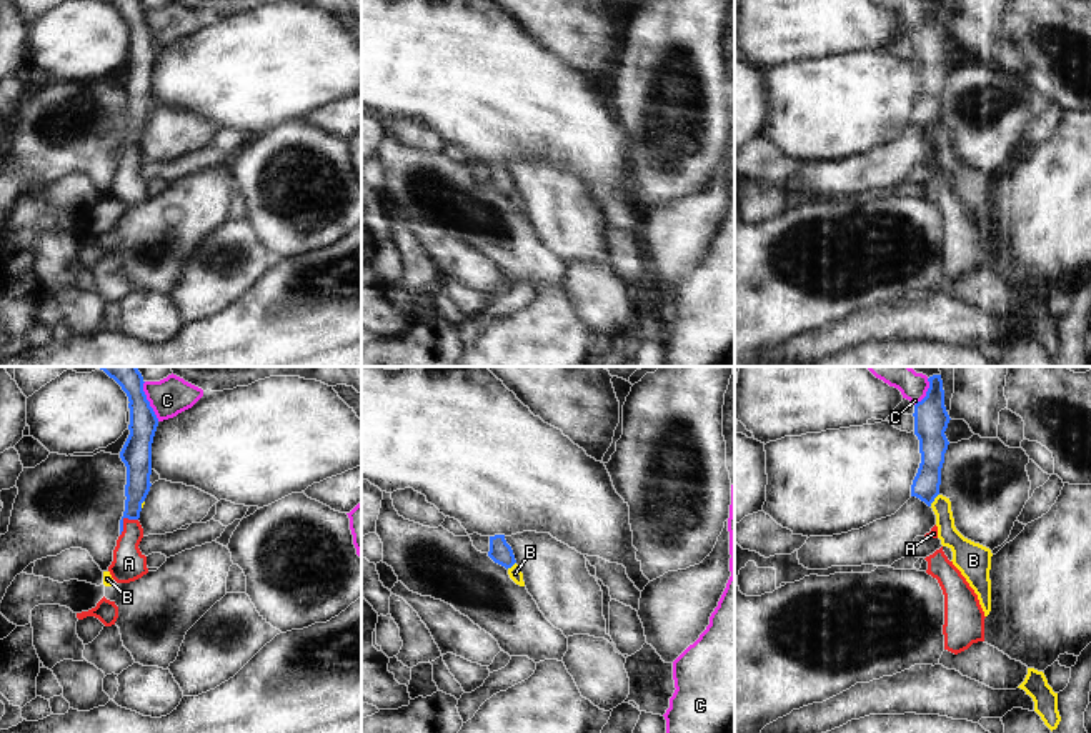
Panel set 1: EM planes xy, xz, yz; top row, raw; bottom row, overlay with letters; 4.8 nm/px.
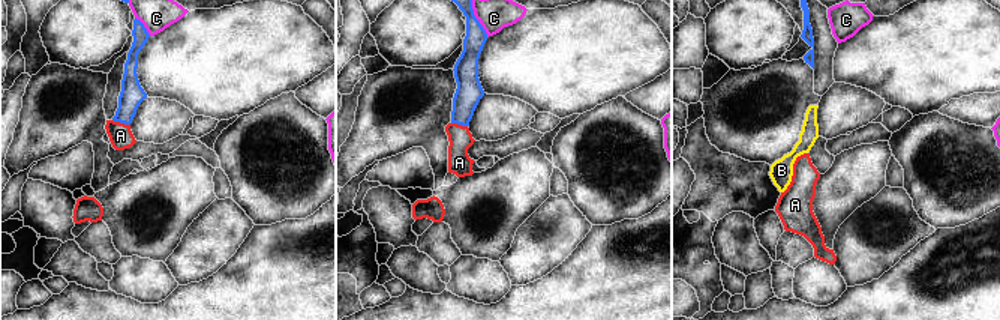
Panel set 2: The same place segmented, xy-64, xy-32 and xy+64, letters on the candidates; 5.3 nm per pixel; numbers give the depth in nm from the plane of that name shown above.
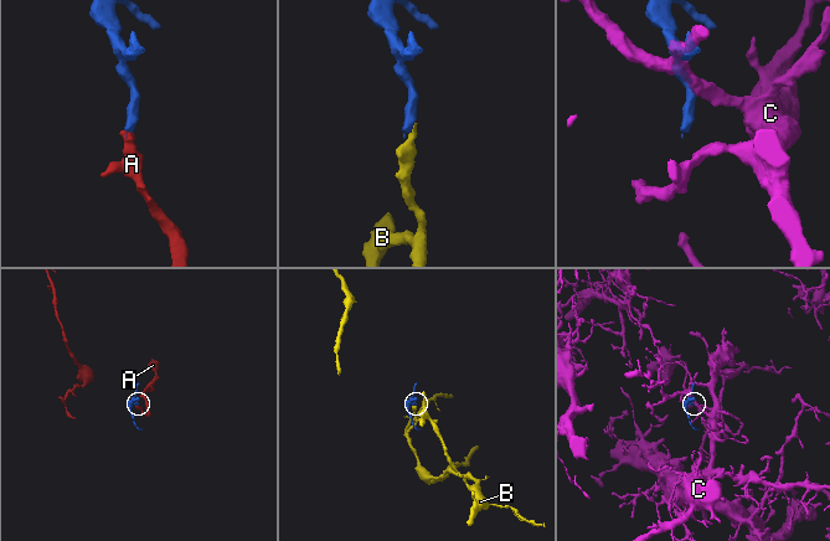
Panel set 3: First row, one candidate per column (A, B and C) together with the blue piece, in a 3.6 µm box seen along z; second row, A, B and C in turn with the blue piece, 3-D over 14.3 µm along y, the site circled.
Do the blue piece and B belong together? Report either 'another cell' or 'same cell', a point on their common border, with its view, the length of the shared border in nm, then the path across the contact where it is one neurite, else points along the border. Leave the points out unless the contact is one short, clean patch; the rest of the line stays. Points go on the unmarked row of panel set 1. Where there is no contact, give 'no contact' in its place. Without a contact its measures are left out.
another cell; contact yz (933, 127); length 80 nm; border yz (938, 120), (930, 132)

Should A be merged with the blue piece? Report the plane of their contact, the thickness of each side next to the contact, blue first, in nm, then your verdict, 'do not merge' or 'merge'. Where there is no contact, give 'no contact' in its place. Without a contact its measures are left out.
meets blue in xy; 120 nm thick on the blue side, 160 nm on the other; merge

